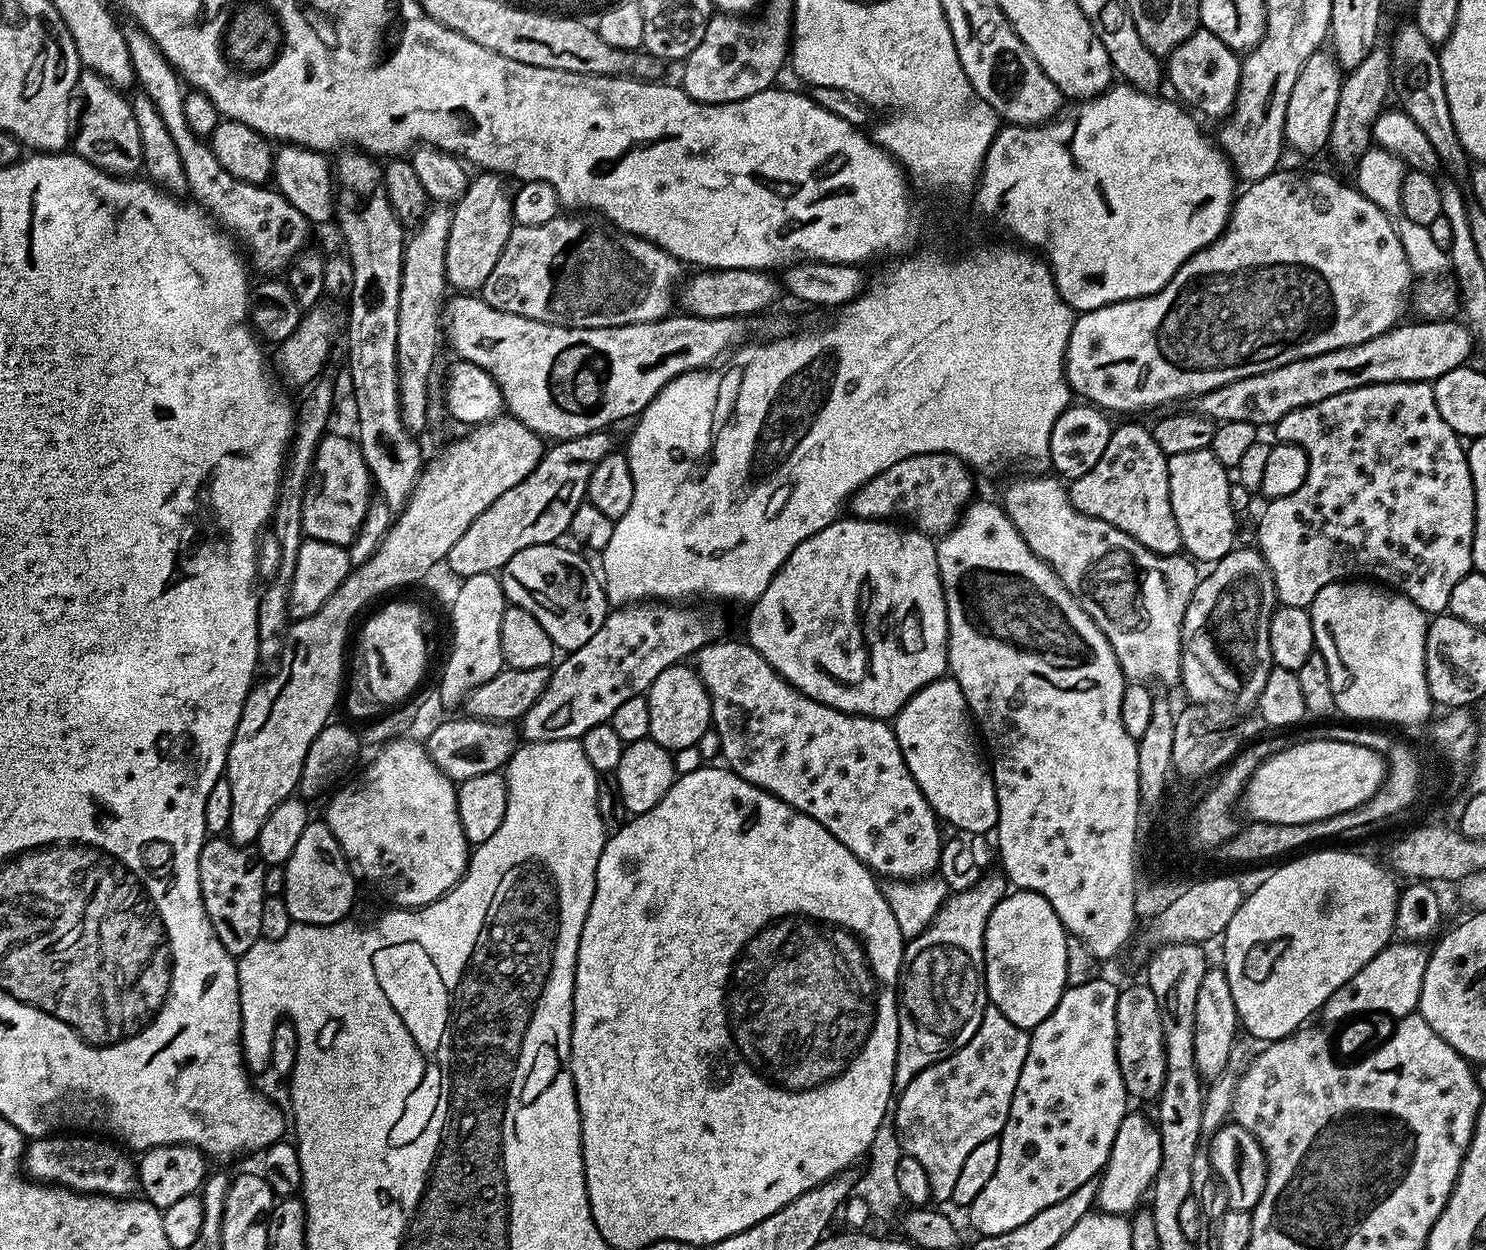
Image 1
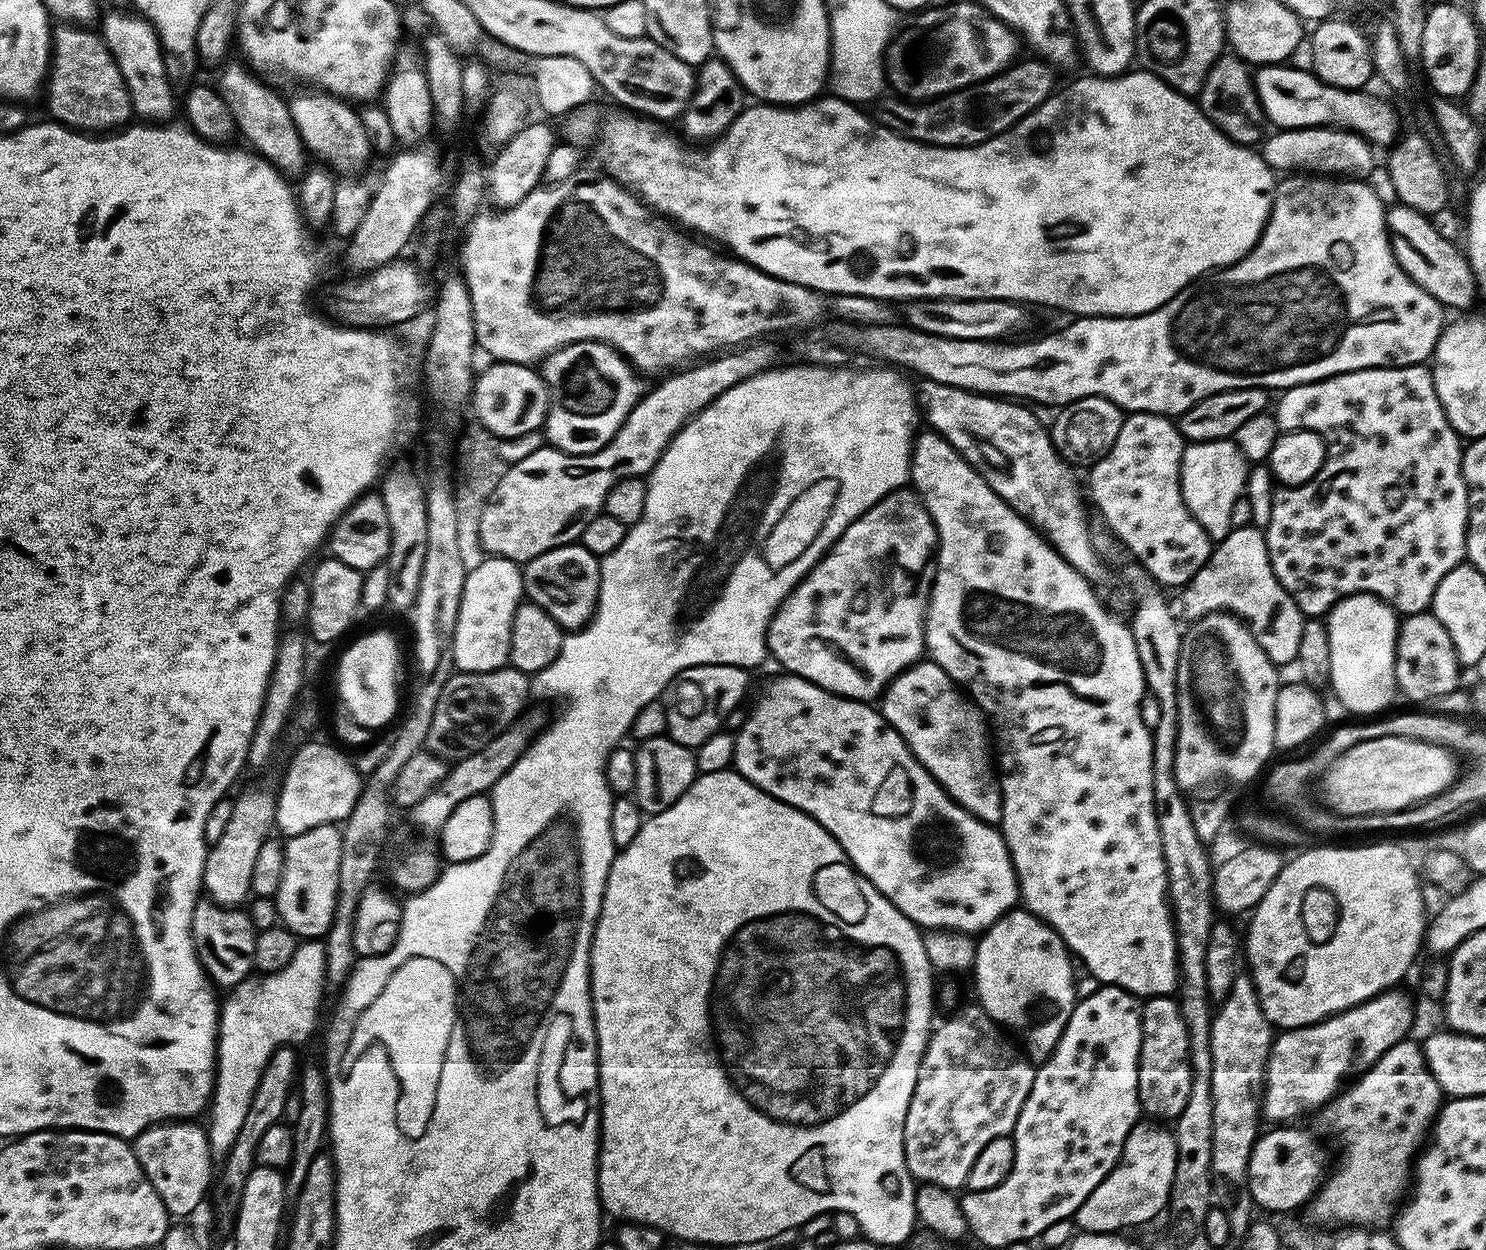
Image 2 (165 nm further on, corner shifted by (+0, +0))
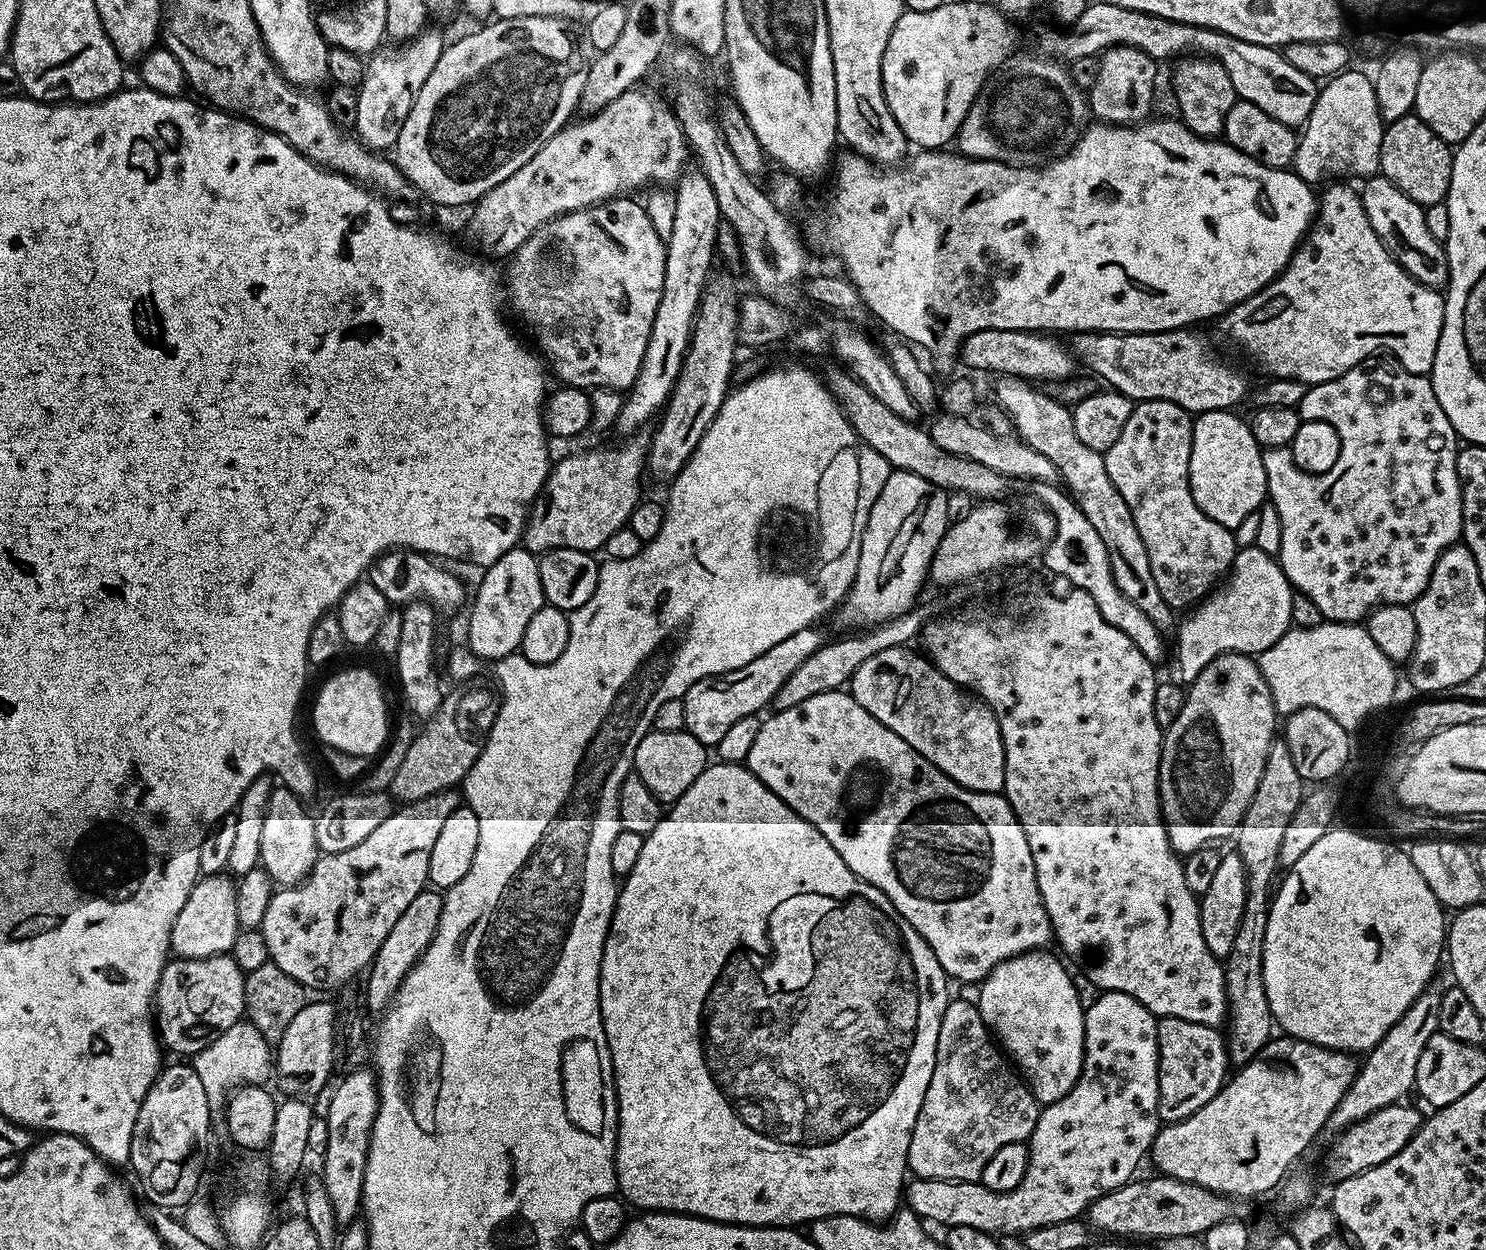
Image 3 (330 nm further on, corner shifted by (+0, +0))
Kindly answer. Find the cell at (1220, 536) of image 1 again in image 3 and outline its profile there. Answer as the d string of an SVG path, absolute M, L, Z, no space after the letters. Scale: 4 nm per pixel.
M1232 410L1202 412L1193 419L1188 467L1190 490L1198 510L1233 530L1246 514L1259 512L1261 504L1268 500L1266 466L1262 466L1264 453L1254 438L1251 423L1236 414Z

